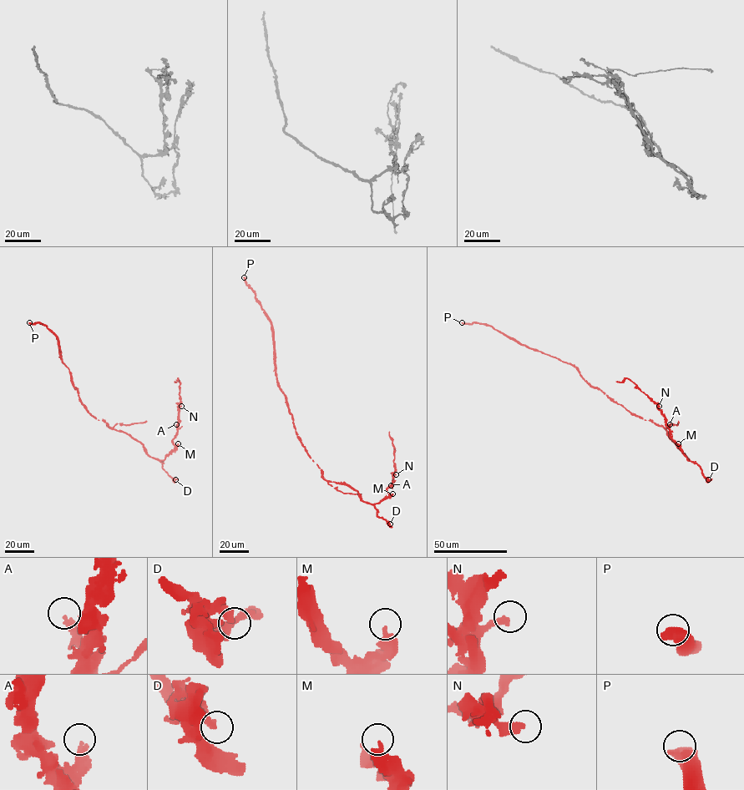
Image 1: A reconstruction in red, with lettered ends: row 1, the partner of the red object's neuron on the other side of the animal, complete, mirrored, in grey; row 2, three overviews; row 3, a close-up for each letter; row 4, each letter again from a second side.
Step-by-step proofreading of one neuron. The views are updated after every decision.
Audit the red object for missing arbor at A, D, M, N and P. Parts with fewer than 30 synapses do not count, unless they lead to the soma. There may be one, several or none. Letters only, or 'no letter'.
no letter

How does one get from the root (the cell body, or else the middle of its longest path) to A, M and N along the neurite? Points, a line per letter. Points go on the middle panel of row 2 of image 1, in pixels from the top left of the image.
A: (310, 456), (326, 480), (344, 483), (356, 489), (366, 502), (378, 503), (387, 498), (391, 485)
M: (310, 456), (321, 470), (326, 480), (344, 483), (356, 489), (364, 502), (378, 503), (392, 493)
N: (310, 456), (326, 480), (344, 483), (358, 492), (361, 500), (371, 503), (390, 495), (387, 488), (396, 474)

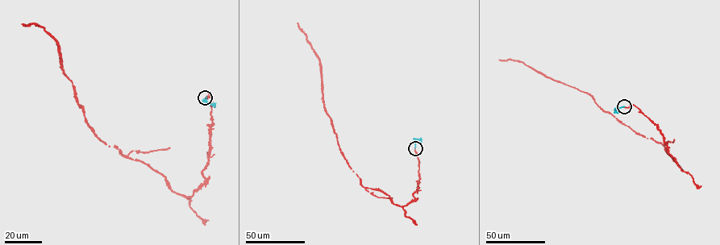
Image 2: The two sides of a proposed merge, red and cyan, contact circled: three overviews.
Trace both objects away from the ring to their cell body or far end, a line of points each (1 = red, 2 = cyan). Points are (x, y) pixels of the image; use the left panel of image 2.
1: (205, 97), (206, 180), (180, 195), (93, 133), (57, 43), (22, 23)
2: (205, 97), (214, 106)

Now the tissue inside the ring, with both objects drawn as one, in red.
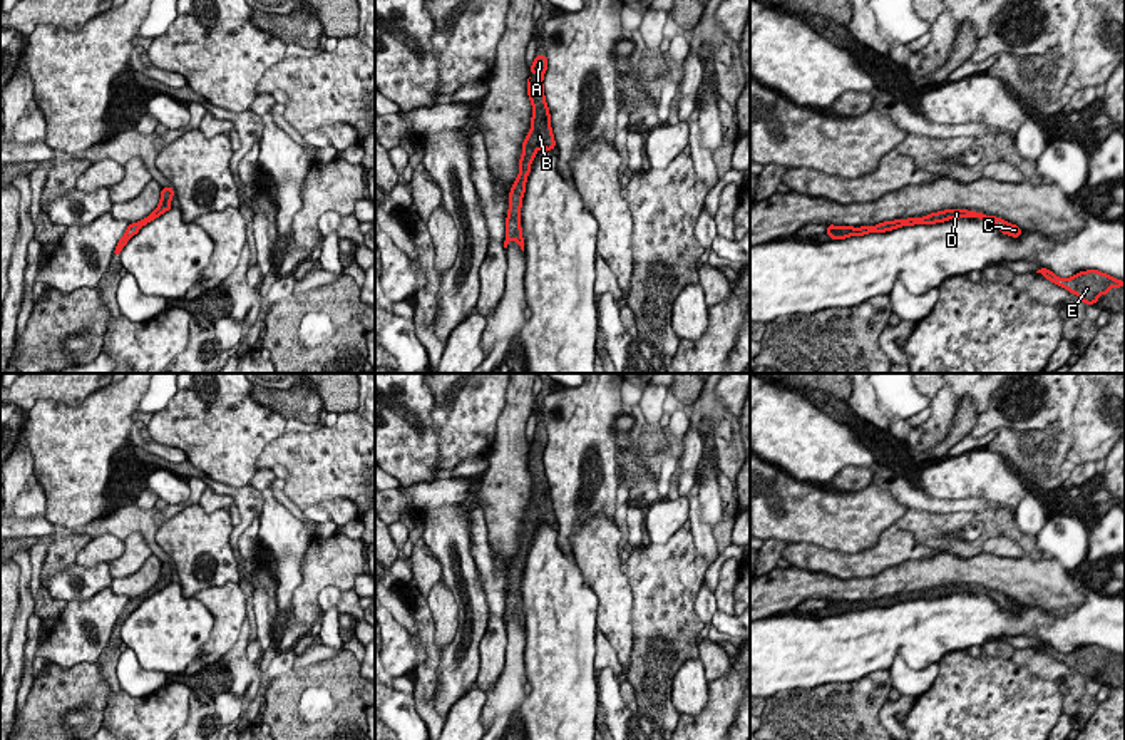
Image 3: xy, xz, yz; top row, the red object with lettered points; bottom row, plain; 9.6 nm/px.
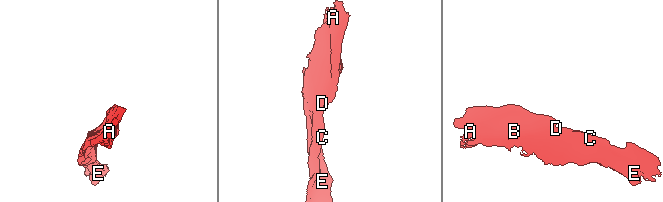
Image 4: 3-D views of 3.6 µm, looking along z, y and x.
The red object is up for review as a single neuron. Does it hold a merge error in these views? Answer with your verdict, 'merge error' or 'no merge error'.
no merge error

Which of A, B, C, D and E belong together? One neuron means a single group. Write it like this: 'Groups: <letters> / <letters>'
Groups: A B C D E

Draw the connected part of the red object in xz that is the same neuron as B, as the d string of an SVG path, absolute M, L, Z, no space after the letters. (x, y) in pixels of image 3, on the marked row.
M536 55L531 65L531 74L537 74L539 80L532 85L527 79L527 95L532 105L531 129L522 142L522 156L519 159L519 174L514 181L509 193L509 209L506 218L506 241L504 248L507 248L509 241L514 239L519 248L524 251L524 238L521 228L521 208L522 198L526 193L527 176L531 172L531 164L539 149L552 151L556 147L552 127L551 127L551 114L544 95L544 74L547 70L547 57Z

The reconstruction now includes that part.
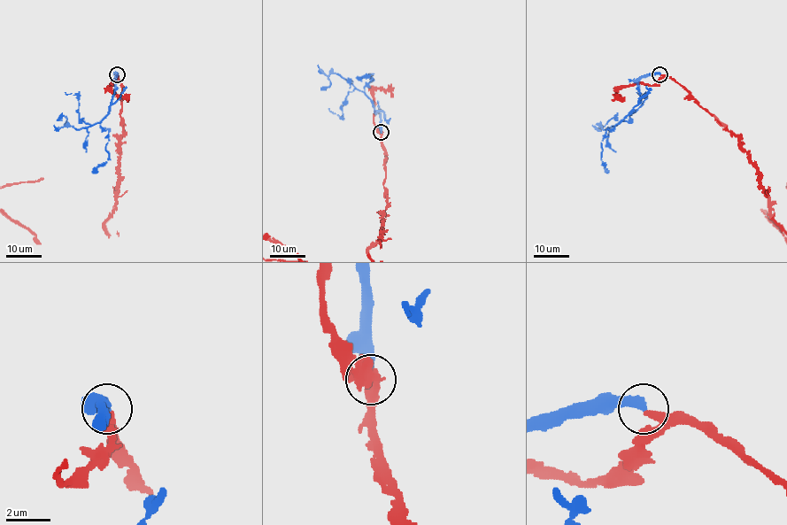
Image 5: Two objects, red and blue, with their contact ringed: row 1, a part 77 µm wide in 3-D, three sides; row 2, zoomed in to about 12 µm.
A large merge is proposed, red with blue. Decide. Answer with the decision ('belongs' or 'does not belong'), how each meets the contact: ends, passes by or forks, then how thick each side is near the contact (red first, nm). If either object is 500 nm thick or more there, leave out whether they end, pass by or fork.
does not belong; red ends there; blue ends there; 320 nm thick on the red side, 440 nm on the other

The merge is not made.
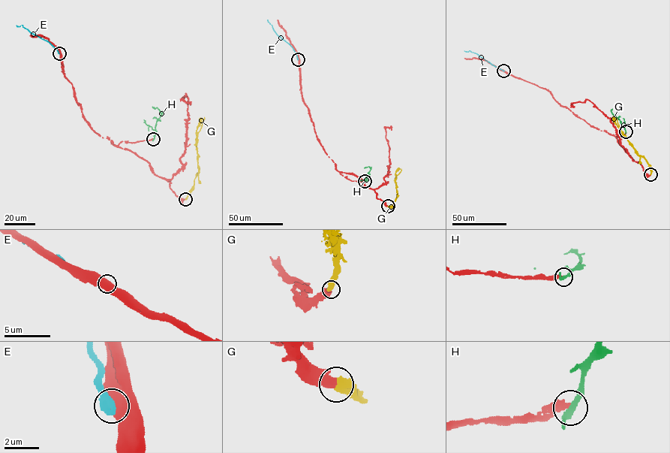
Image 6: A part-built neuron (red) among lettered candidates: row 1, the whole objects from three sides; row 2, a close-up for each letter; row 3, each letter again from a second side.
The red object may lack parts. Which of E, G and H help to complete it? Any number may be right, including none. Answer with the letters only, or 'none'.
G

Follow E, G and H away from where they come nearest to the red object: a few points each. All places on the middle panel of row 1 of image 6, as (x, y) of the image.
E: (298, 59), (292, 48), (277, 34), (267, 19)
G: (388, 206), (394, 203), (397, 197), (395, 179), (401, 169)
H: (365, 181), (371, 168), (364, 168)

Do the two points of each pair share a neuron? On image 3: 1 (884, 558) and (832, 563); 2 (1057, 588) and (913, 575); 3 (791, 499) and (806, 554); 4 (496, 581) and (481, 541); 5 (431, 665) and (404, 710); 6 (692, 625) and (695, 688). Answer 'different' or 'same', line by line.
1: same
2: same
3: different
4: same
5: different
6: different

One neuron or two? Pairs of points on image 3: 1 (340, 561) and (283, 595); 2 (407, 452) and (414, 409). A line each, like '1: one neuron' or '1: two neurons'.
1: two neurons
2: one neuron

